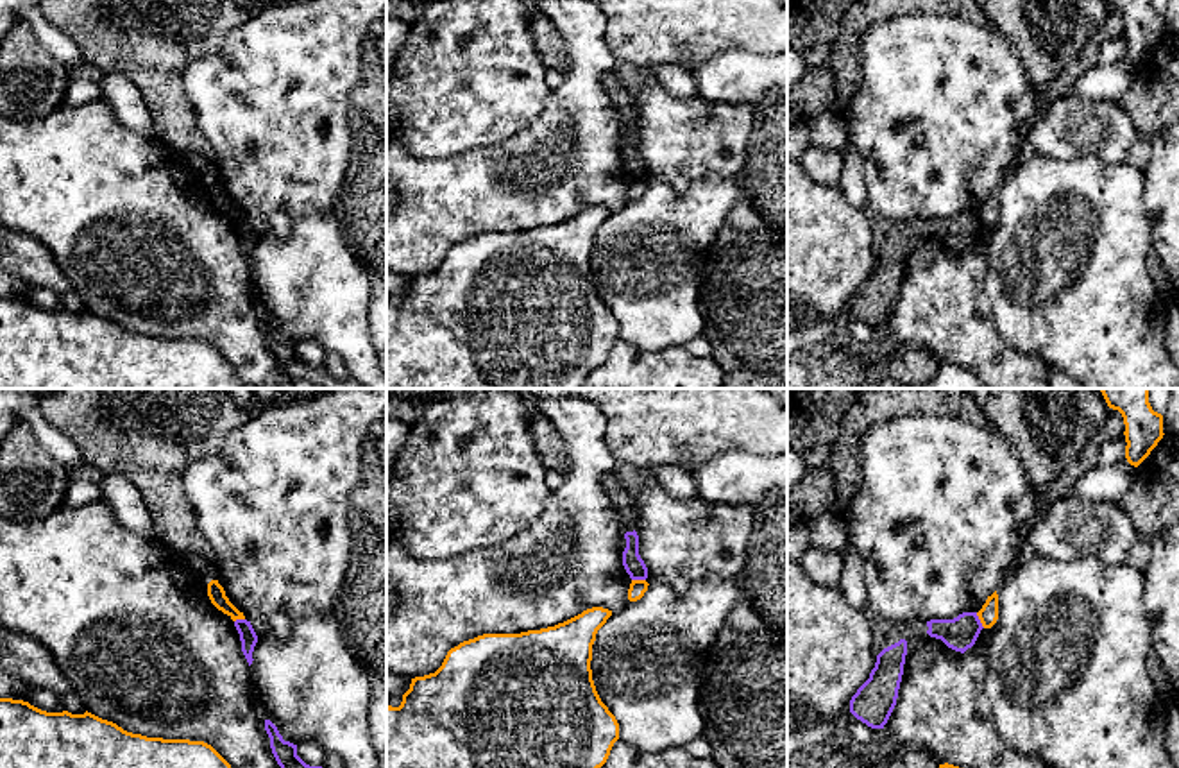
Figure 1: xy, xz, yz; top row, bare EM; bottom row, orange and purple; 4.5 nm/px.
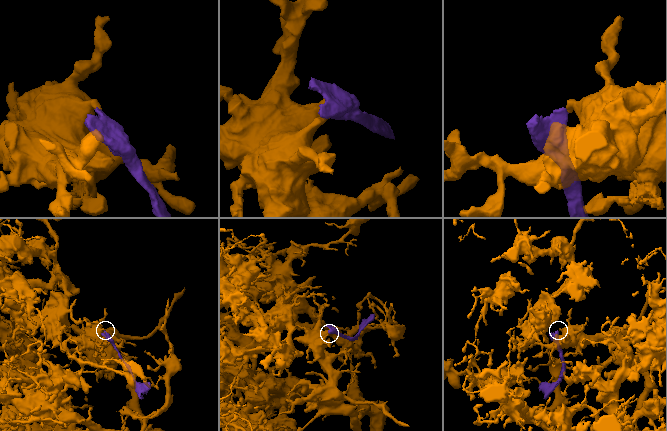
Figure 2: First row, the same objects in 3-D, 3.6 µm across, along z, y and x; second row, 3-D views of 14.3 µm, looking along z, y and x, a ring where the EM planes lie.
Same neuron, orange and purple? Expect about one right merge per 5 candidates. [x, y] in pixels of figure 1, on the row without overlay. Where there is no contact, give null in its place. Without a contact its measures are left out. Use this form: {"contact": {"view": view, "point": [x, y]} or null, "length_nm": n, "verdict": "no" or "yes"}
{"contact": {"view": "yz", "point": [979, 217]}, "length_nm": 80, "verdict": "no"}

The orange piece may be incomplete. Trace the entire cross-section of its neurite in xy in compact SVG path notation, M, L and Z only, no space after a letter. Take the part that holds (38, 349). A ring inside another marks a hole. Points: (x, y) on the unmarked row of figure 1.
M0 297L0 388L249 388L208 342L147 337L91 311L47 311L29 301Z

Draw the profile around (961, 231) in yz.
M963 211L954 218L927 220L927 233L941 238L948 247L964 252L971 247L984 227L977 211Z

